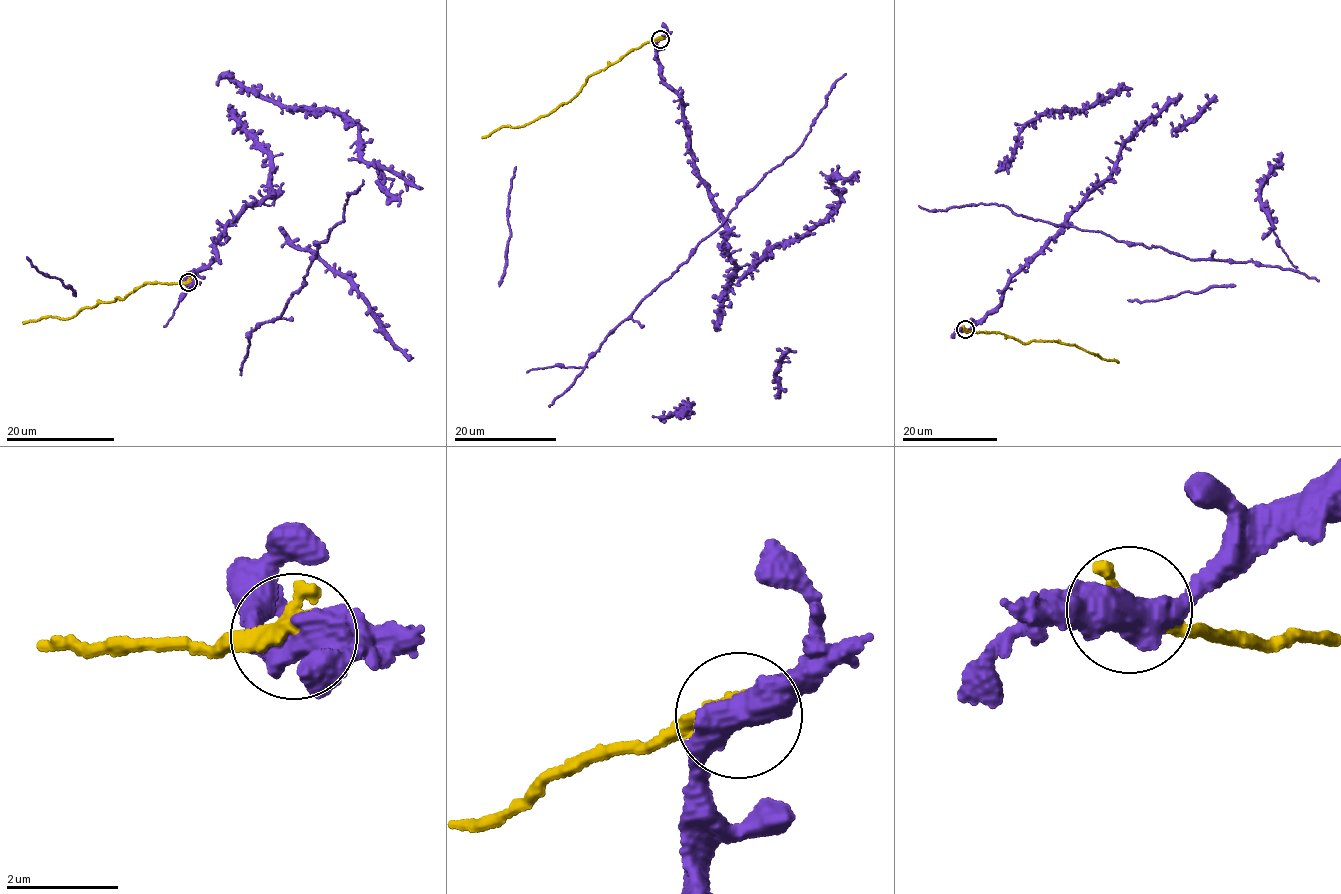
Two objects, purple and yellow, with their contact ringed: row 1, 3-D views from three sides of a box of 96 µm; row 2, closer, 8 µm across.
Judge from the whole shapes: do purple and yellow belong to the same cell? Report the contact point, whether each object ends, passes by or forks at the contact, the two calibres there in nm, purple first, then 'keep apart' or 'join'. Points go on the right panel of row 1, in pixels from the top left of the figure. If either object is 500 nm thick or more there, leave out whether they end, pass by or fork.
(965, 329) | 550/400 nm | keep apart

